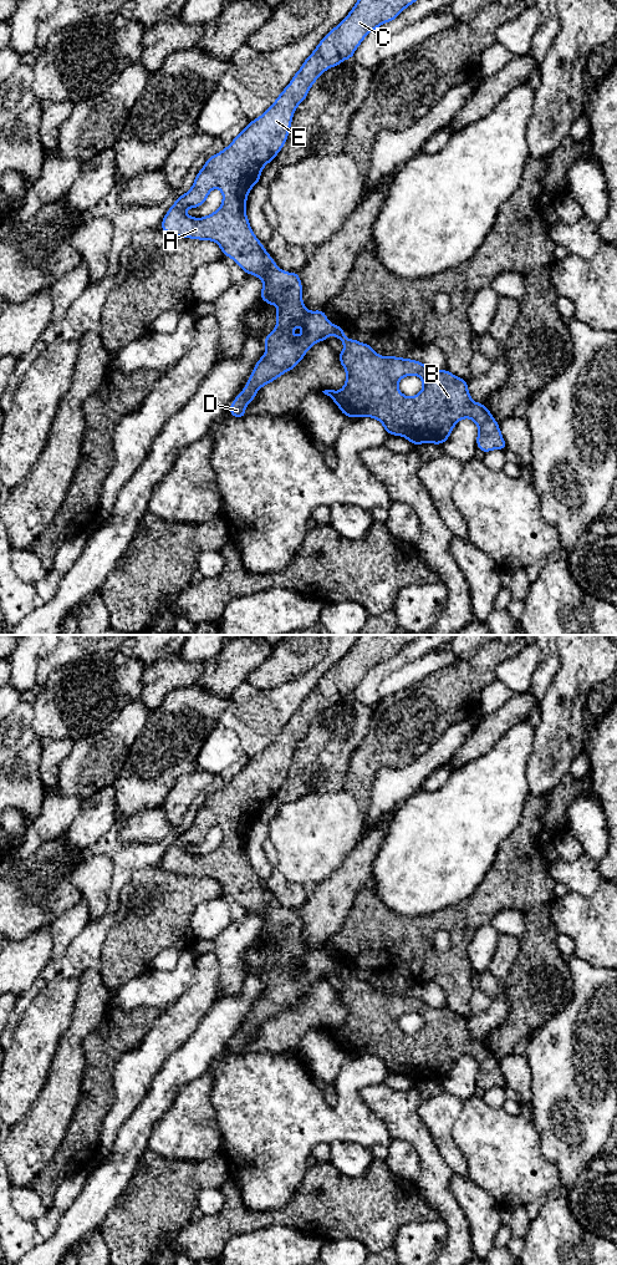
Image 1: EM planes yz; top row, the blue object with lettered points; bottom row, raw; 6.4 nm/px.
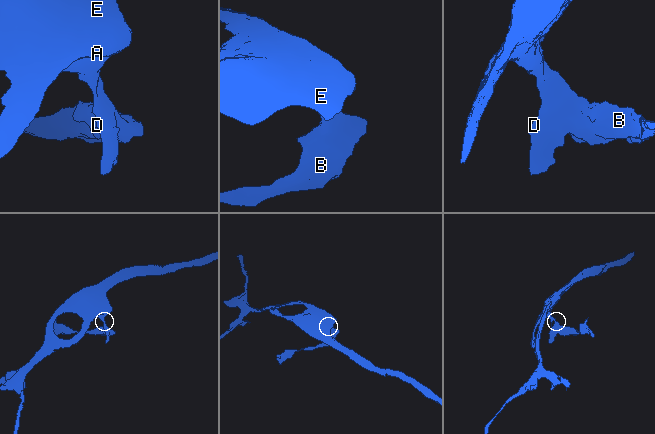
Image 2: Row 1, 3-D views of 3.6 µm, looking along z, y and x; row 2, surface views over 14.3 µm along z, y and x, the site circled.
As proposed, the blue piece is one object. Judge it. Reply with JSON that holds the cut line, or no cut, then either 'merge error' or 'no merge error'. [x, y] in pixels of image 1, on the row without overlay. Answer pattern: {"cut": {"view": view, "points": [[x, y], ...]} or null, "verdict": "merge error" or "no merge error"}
{"cut": null, "verdict": "no merge error"}

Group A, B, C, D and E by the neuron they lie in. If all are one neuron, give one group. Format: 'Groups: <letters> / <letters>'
Groups: A B C D E

